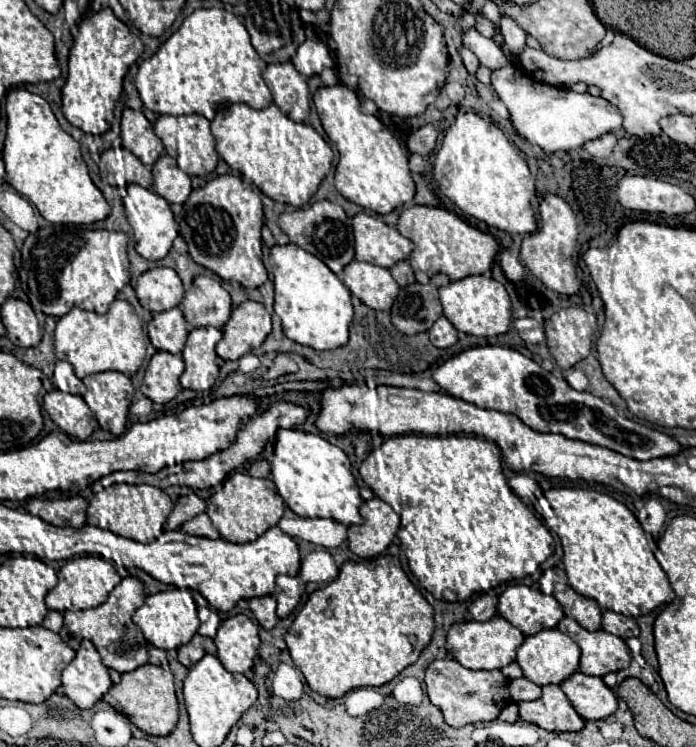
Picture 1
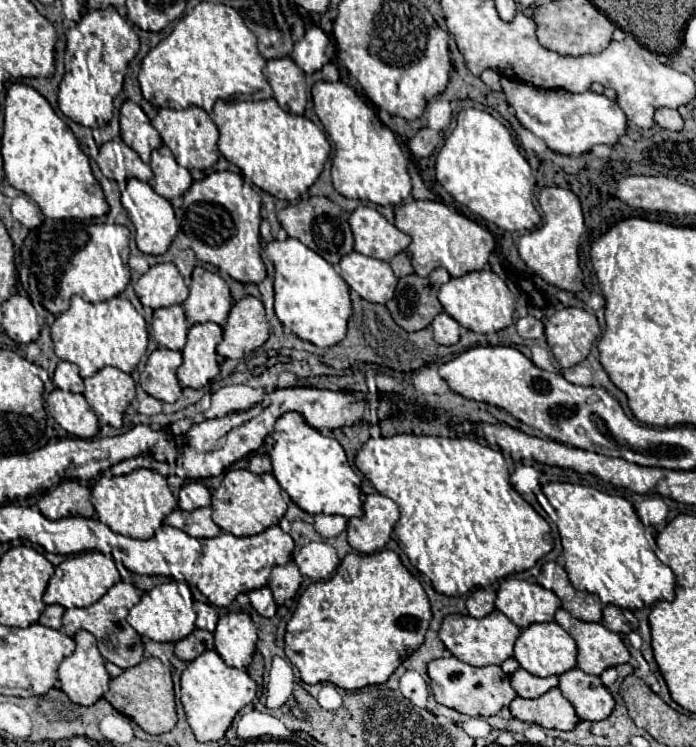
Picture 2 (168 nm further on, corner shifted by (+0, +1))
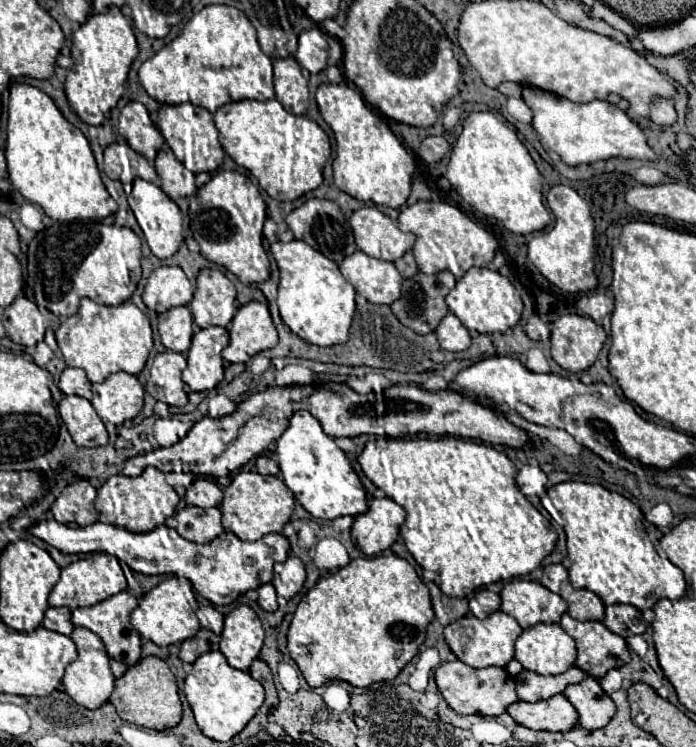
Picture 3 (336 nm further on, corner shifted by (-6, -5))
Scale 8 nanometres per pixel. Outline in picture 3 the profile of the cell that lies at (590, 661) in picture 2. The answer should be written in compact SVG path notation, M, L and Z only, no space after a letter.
M563 614L561 628L575 640L577 644L577 666L593 676L603 678L609 670L621 668L631 662L631 652L627 642L607 630L603 622L579 622L569 614Z

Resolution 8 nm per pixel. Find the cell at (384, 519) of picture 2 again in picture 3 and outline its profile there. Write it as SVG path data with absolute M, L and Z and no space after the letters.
M373 498L369 510L355 518L351 536L363 554L375 556L393 546L403 522L405 510L399 504L391 498Z

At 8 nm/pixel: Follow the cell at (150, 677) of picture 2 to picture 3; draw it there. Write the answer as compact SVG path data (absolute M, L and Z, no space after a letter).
M155 656L141 658L131 666L125 676L115 682L115 690L109 702L117 708L117 714L131 724L149 728L149 730L169 730L181 722L181 700L177 694L177 680L169 666Z

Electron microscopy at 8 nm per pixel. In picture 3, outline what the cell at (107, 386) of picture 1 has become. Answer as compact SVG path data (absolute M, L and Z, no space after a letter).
M115 372L101 384L93 384L91 404L103 422L121 426L125 420L135 418L143 408L143 386L137 376Z

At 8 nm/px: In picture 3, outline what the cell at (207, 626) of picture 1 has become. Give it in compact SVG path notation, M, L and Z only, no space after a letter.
M201 606L197 610L197 618L199 618L199 622L201 622L201 626L205 630L221 634L221 630L223 630L223 614L217 612L213 606Z

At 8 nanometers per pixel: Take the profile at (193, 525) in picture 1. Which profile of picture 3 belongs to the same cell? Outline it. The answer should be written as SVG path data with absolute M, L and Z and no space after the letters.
M187 506L179 510L175 516L175 530L195 542L195 544L207 544L215 540L221 532L221 512L219 508L197 508L197 506Z

